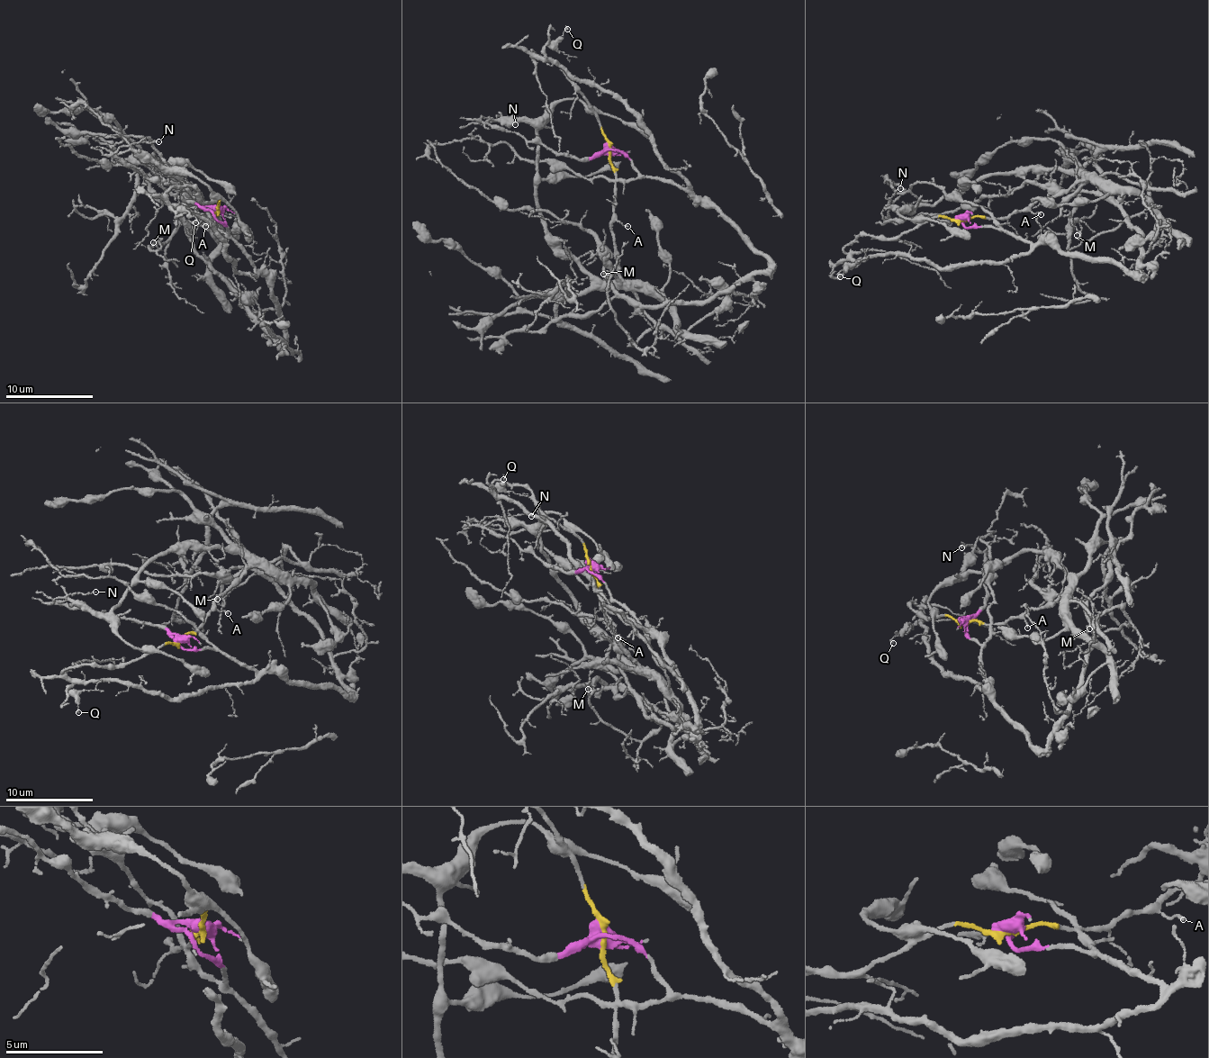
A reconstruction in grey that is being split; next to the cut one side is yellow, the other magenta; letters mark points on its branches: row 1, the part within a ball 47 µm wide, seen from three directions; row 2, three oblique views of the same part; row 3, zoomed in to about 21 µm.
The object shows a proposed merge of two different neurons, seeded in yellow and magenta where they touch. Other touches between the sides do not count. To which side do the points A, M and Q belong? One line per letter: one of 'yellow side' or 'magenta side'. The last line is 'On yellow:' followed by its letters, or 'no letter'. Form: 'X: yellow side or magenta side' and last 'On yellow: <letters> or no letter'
A: yellow side
M: yellow side
Q: magenta side
On yellow: A, M

